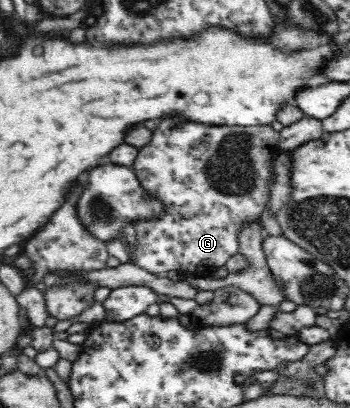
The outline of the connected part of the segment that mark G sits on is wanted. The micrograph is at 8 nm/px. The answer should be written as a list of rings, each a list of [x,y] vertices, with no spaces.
[[[176,114],[170,118],[176,118],[178,124],[158,124],[152,140],[138,149],[134,162],[128,166],[140,181],[145,196],[162,201],[164,207],[158,216],[133,221],[137,242],[126,246],[128,262],[157,275],[168,276],[180,270],[210,275],[238,252],[236,232],[240,224],[257,220],[270,198],[270,170],[266,162],[278,152],[278,132],[270,126],[204,126],[198,122],[192,124]]]

